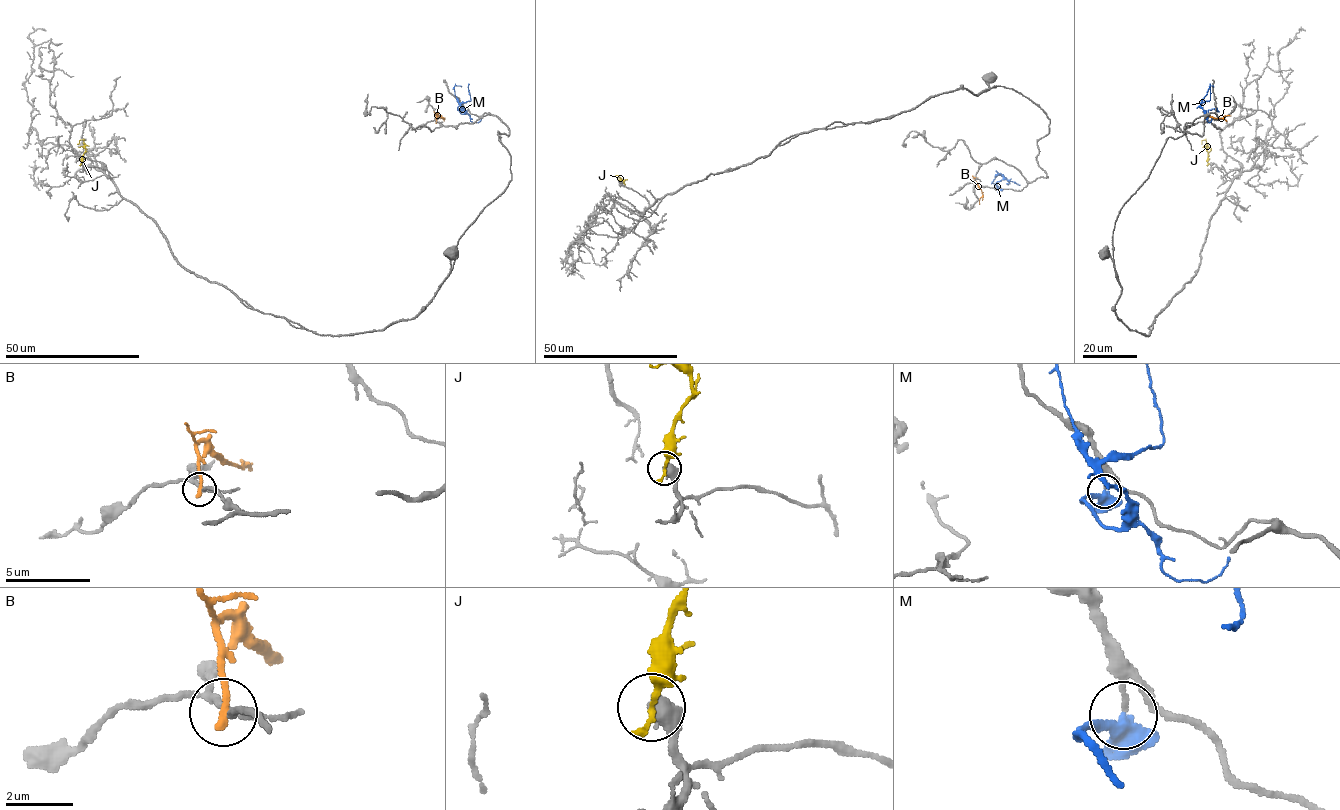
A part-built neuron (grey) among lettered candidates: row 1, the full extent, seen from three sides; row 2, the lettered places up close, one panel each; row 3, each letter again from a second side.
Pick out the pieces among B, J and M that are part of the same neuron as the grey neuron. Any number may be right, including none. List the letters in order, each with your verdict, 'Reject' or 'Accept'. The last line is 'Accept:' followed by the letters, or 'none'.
B: Reject
J: Accept
M: Reject
Accept: J

